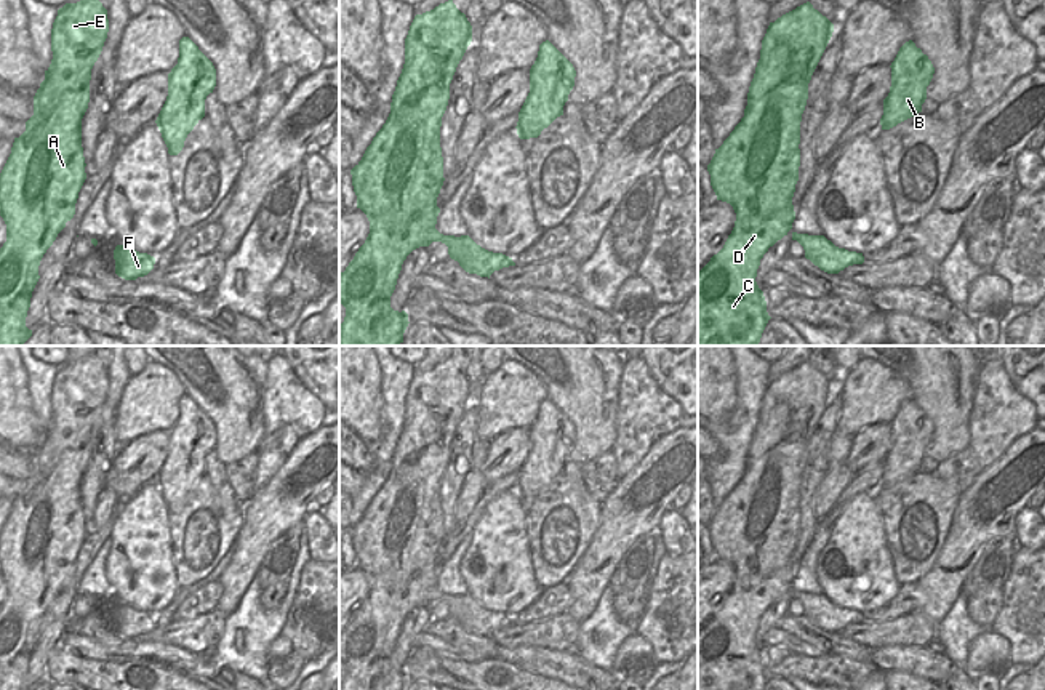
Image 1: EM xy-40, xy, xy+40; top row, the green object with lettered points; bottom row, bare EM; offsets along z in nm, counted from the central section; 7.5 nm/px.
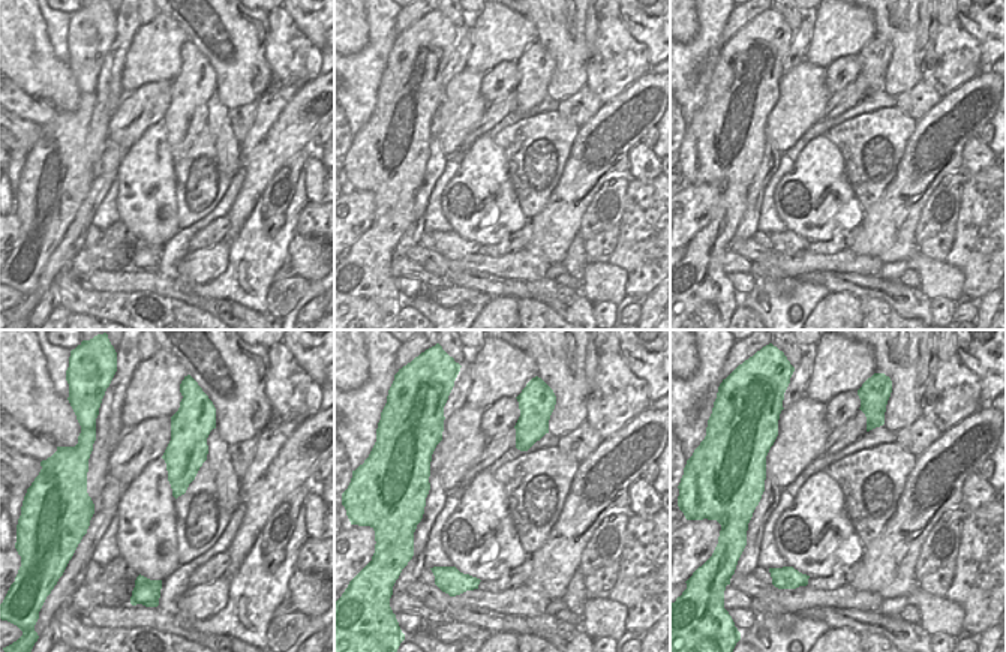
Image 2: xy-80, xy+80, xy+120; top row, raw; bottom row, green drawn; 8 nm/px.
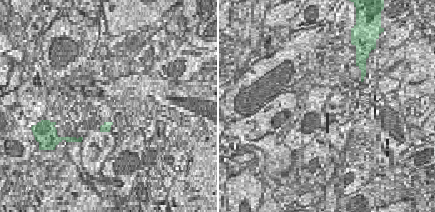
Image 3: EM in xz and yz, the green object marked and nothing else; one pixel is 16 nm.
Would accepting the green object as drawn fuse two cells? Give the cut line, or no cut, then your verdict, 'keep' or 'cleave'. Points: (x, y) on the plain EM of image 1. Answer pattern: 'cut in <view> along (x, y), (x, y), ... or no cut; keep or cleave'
cut in xy along (434, 586), (428, 594), (428, 604); cleave

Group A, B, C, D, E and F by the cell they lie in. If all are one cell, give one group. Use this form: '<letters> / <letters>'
A C D E / B F

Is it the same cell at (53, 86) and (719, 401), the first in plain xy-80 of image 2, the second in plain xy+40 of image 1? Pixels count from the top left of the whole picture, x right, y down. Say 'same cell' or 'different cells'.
same cell

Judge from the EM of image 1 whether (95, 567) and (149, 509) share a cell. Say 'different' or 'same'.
different

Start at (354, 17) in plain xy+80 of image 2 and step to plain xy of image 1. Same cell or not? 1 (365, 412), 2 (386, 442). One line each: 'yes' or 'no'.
1: yes
2: no

